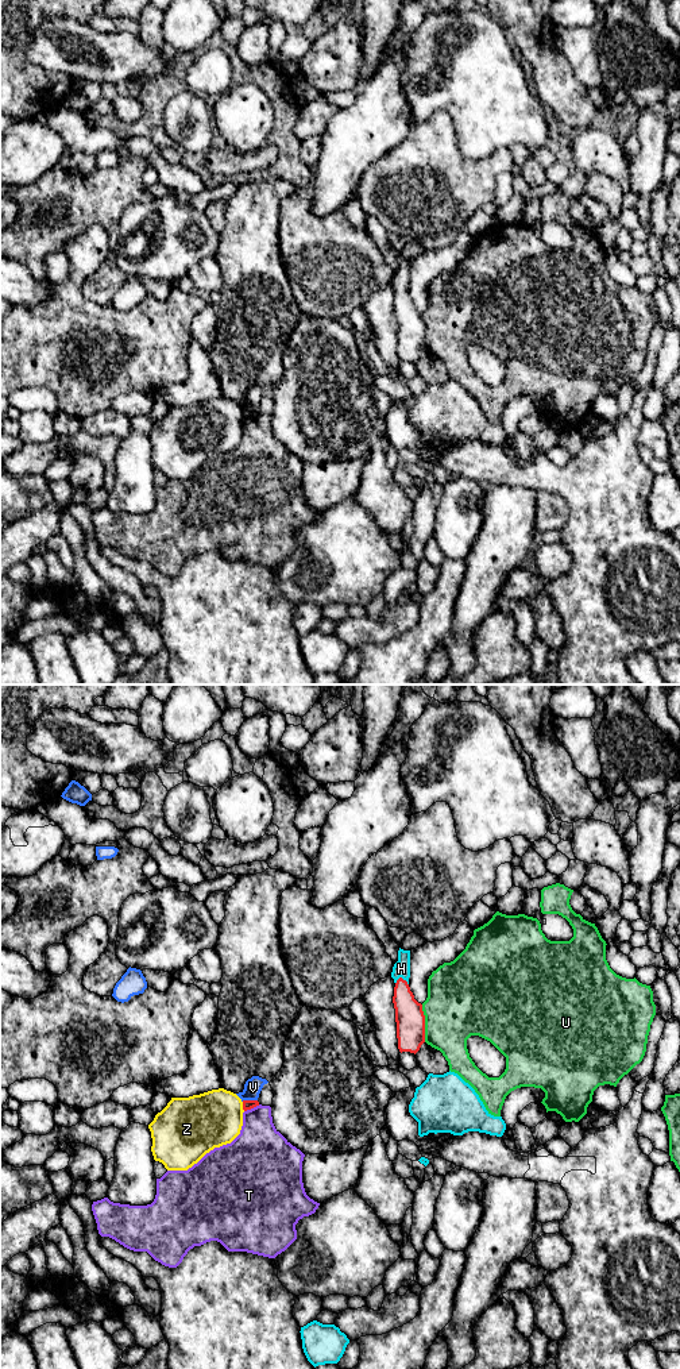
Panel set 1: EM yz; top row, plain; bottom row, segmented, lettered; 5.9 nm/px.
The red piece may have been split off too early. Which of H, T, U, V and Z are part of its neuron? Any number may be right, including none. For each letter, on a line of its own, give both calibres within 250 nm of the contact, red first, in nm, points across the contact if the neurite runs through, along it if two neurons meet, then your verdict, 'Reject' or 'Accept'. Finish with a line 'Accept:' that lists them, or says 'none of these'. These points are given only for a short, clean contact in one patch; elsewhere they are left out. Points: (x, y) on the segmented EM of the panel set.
H: Thickness 170 nm (red) against 100 nm. Reject
T: Thickness 60 nm (red) against 300 nm. Boundary: yz (259, 1105), (244, 1111). Reject
U: Thickness 180 nm (red) against 400 nm. Boundary: yz (421, 1005), (425, 1041). Reject
V: Thickness 60 nm (red) against 110 nm. Boundary: yz (257, 1099), (242, 1101). Reject
Z: Thickness 60 nm (red) against 340 nm. Reject
Accept: none of these

